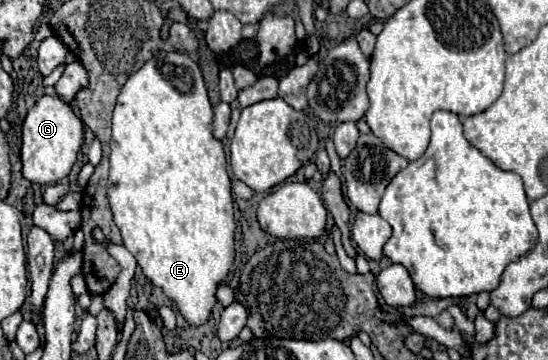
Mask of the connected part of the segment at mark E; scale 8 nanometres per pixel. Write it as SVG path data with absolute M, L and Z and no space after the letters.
M160 51L150 61L146 61L140 71L136 71L134 75L128 77L128 81L120 89L118 103L114 107L110 149L112 149L112 153L110 153L108 201L110 201L112 215L114 215L114 223L118 225L120 233L122 233L124 247L136 257L136 261L142 267L144 275L154 285L162 287L162 291L176 303L178 311L184 315L184 319L190 325L206 323L208 317L210 317L210 311L212 311L212 307L216 303L216 297L214 297L216 287L218 287L220 281L226 279L226 275L228 275L228 271L232 267L232 261L234 261L234 229L236 229L236 223L234 223L234 207L232 207L232 195L230 195L230 177L228 177L228 171L226 171L226 155L224 155L222 143L212 137L212 105L208 101L202 71L200 71L198 63L188 57L188 53Z

